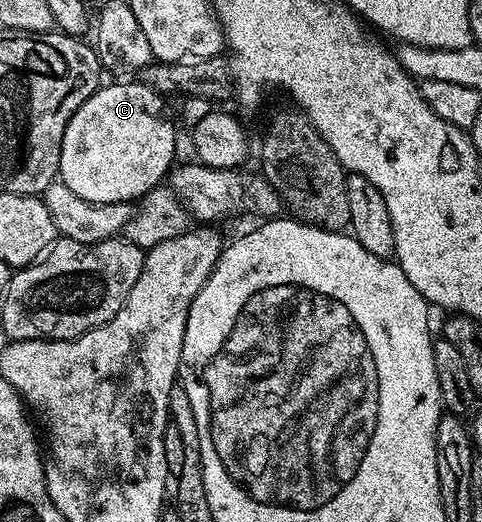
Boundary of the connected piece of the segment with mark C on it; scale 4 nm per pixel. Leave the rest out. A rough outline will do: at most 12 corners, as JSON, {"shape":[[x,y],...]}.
{"shape":[[102,85],[71,116],[59,180],[136,203],[175,165],[166,99]]}

